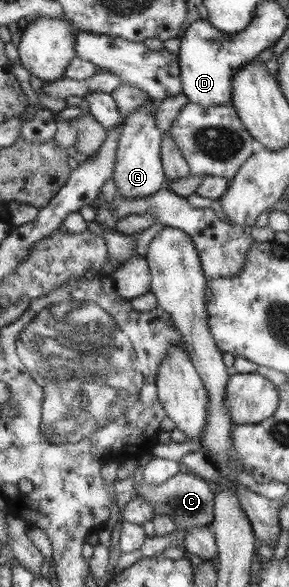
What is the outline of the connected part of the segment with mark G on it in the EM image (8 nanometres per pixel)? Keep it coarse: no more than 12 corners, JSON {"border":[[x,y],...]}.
{"border":[[157,103],[126,118],[117,194],[144,200],[165,189]]}

